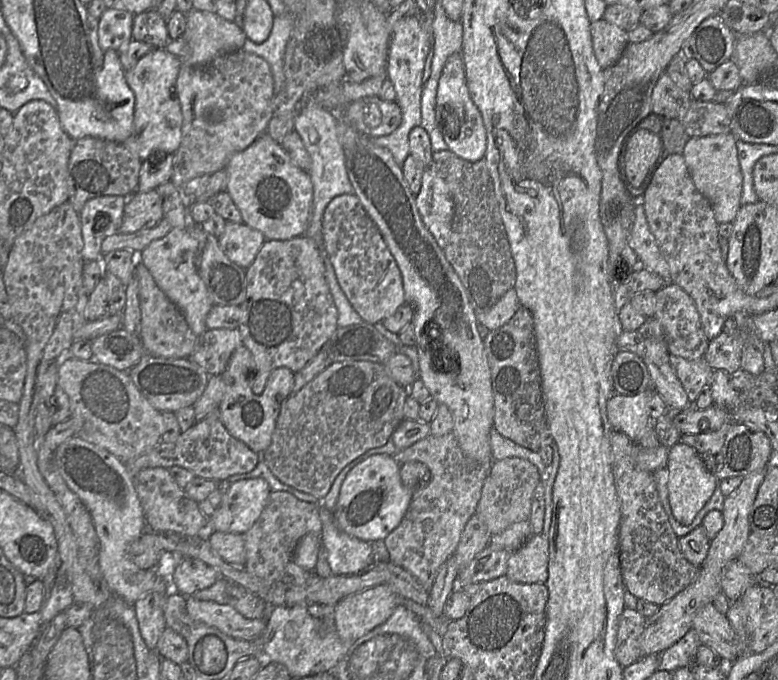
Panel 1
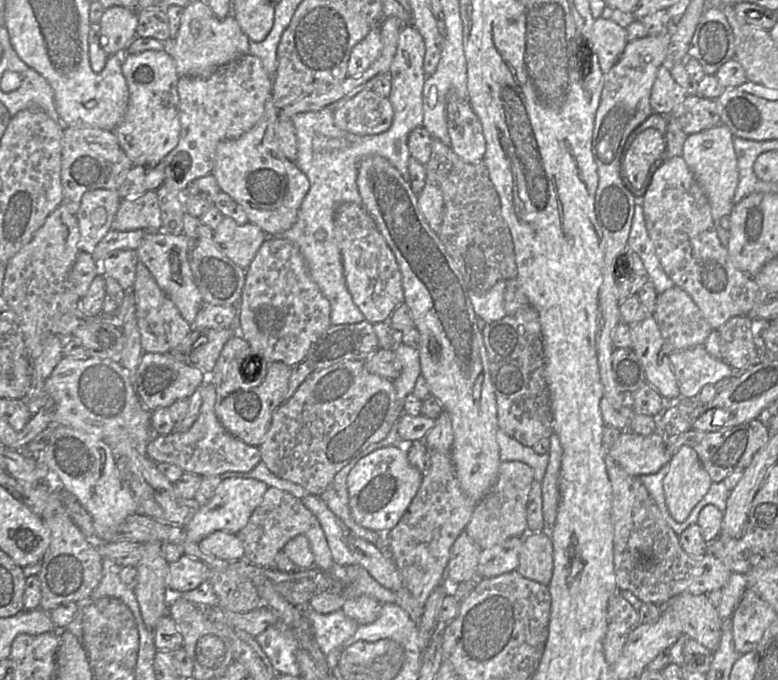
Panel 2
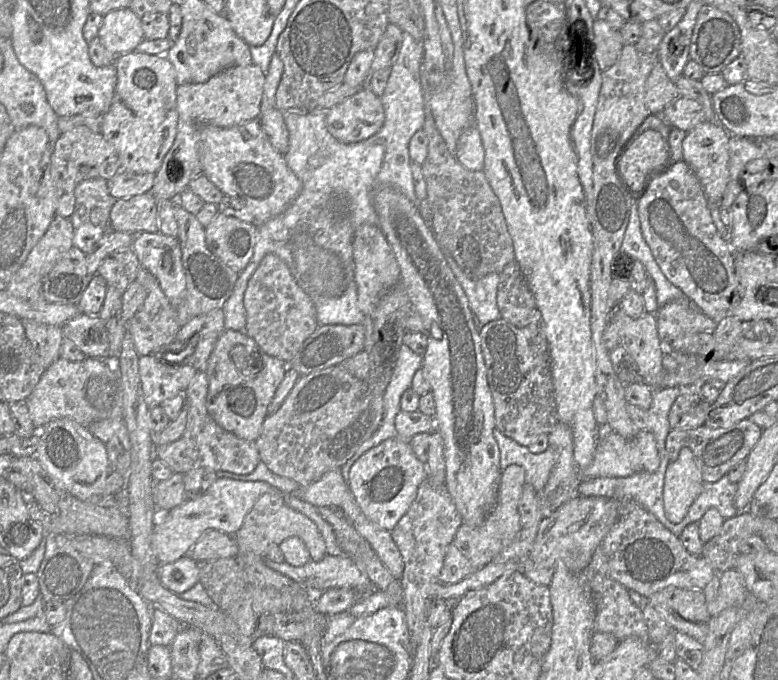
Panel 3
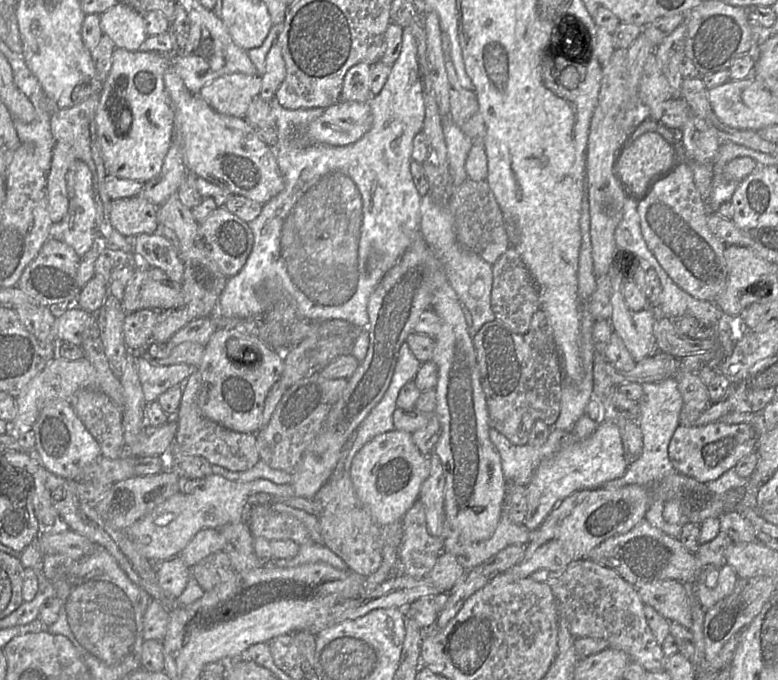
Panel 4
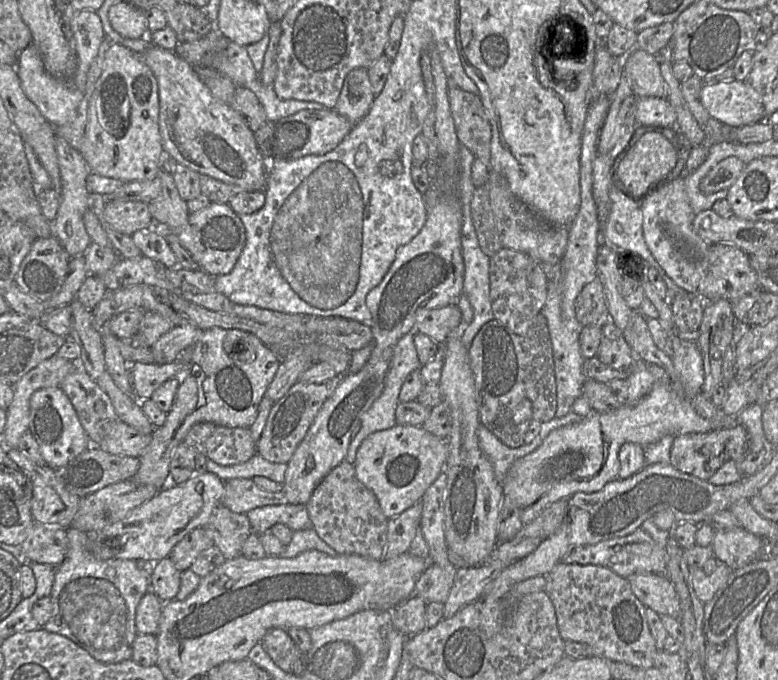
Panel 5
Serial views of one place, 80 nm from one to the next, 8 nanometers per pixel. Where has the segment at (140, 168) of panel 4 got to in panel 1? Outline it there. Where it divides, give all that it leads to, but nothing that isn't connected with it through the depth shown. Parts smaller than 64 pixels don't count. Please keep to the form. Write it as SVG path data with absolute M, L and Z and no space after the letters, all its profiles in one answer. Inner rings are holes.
M153 48L137 64L125 72L125 79L135 96L133 130L123 145L141 161L158 163L165 154L174 154L181 143L183 115L176 90L176 80L182 65L182 59L165 48Z

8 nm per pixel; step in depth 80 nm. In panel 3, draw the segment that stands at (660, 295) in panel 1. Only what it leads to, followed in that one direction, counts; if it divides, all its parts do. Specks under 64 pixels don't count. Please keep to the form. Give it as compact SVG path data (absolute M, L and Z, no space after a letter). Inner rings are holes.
M687 297L668 302L655 313L659 338L665 349L684 334L714 332L717 324Z

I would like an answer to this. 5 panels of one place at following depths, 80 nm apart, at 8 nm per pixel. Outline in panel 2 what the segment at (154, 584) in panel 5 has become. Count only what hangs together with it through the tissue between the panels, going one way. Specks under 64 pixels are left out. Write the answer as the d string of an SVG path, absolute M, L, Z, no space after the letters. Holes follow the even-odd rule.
M183 555L174 563L169 564L167 586L173 594L196 589L208 581L211 569L201 560Z

